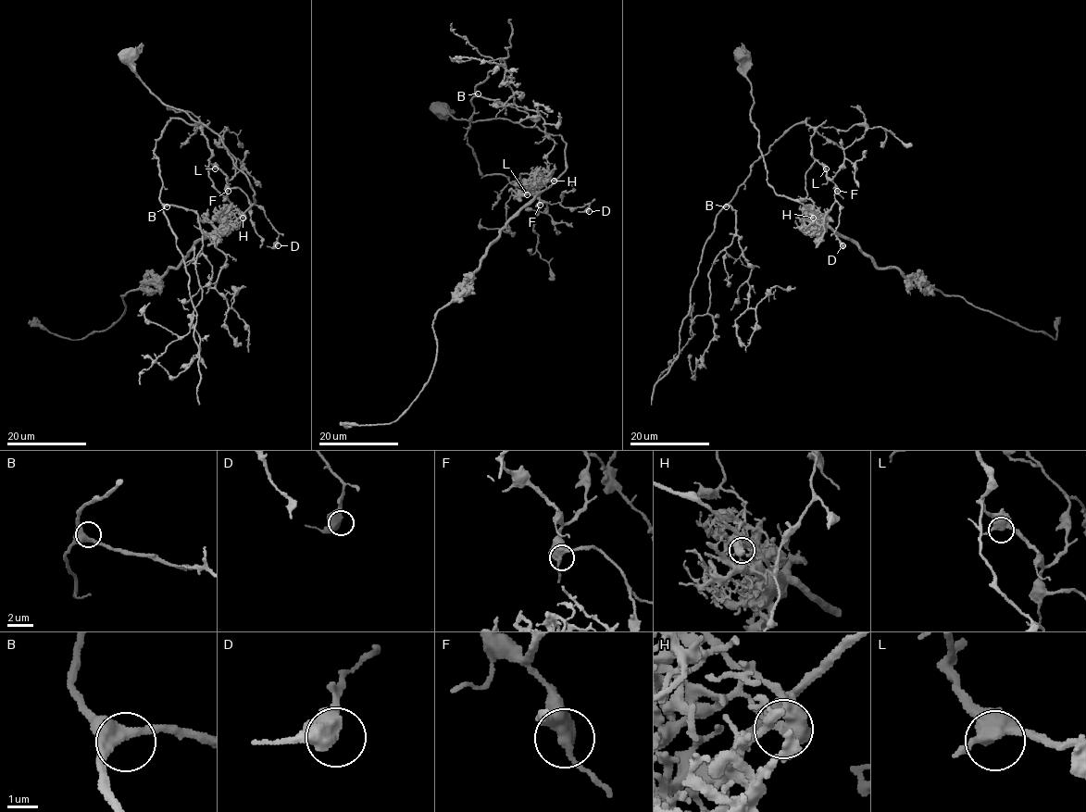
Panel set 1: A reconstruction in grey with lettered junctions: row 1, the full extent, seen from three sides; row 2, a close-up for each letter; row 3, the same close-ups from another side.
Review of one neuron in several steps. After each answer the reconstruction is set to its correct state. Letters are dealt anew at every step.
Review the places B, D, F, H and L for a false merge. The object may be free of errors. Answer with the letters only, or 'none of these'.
H

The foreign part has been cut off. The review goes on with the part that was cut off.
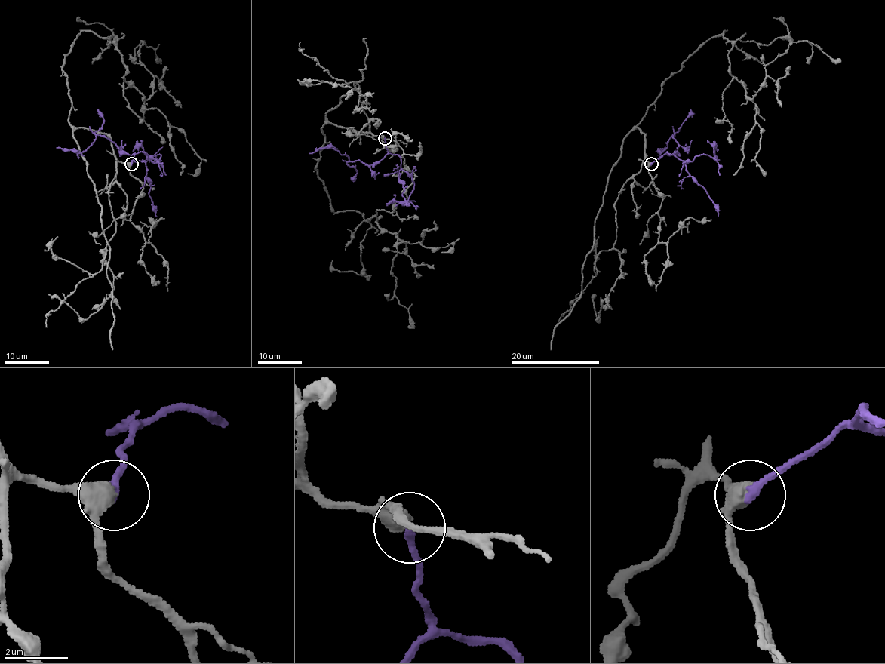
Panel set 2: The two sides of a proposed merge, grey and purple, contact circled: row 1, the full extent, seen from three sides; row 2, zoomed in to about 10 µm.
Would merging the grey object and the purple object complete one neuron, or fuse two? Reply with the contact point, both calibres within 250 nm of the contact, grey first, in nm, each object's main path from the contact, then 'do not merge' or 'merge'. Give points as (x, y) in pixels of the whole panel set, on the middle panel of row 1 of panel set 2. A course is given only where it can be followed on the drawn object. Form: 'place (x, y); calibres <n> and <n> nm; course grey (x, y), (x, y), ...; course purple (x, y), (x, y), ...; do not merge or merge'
place (385, 138); calibres 360 and 280 nm; course grey (385, 139), (326, 123), (314, 168), (335, 212), (379, 217), (405, 244), (391, 272), (414, 328); course purple (385, 139), (386, 154), (373, 164), (350, 161), (347, 155), (333, 149), (318, 148), (309, 153); merge

